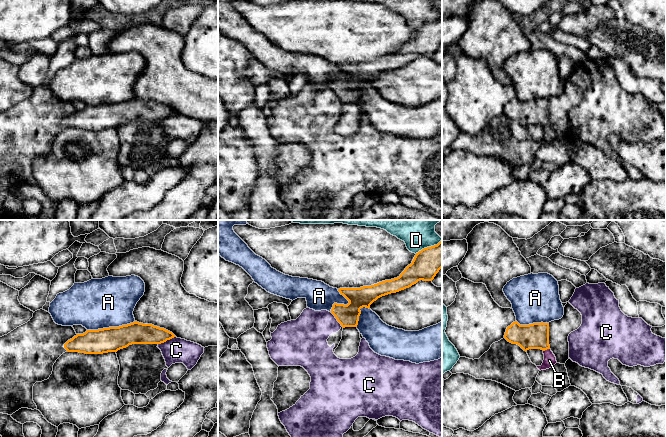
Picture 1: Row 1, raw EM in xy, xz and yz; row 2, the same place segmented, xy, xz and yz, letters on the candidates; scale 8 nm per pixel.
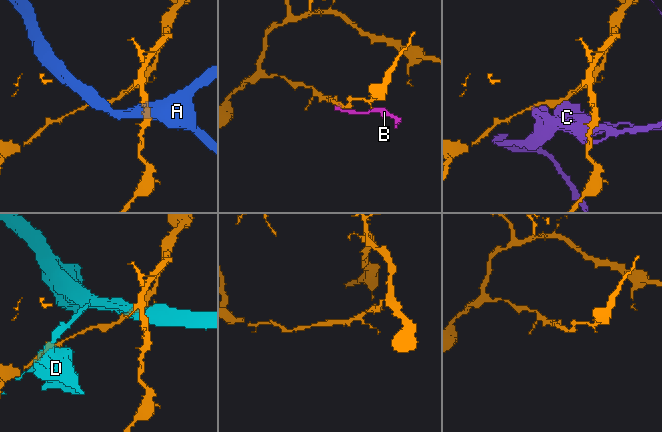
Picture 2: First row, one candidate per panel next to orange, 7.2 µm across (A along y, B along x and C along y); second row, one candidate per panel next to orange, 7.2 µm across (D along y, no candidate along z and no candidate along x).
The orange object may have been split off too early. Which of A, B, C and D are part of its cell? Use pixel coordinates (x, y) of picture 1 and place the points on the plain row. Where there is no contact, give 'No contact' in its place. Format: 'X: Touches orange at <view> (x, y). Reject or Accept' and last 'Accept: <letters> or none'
A: Touches orange at xy (111, 103). Reject
B: Touches orange at yz (546, 125). Reject
C: Touches orange at xy (166, 116). Reject
D: Touches orange at xz (428, 23). Reject
Accept: none

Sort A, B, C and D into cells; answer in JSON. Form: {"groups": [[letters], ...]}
{"groups": [["A"], ["B"], ["C"], ["D"]]}

